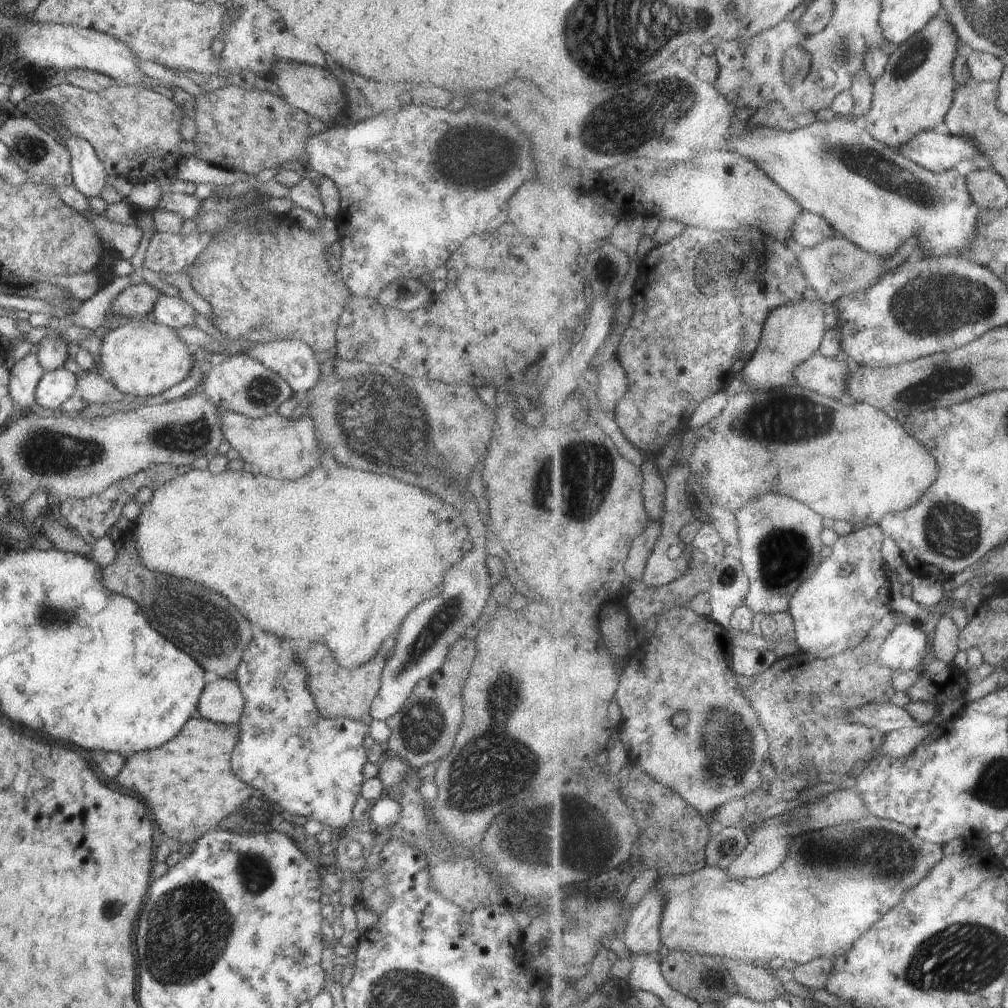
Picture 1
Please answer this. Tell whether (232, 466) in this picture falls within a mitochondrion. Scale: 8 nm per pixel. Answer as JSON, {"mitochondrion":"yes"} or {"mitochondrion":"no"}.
{"mitochondrion":"no"}

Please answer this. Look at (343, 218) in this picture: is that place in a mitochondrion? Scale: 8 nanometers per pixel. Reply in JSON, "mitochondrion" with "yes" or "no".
{"mitochondrion":"no"}

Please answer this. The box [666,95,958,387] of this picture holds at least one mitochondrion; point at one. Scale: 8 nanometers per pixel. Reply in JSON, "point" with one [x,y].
{"point":[730,274]}

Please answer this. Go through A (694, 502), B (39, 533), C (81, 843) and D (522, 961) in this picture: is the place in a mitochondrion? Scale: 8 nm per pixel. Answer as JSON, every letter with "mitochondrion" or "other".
{"A":"other","B":"other","C":"other","D":"other"}

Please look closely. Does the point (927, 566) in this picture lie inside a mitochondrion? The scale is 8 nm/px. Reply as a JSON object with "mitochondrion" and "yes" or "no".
{"mitochondrion":"yes"}

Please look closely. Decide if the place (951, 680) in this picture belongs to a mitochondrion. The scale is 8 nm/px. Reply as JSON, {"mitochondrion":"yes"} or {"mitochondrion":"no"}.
{"mitochondrion":"no"}

